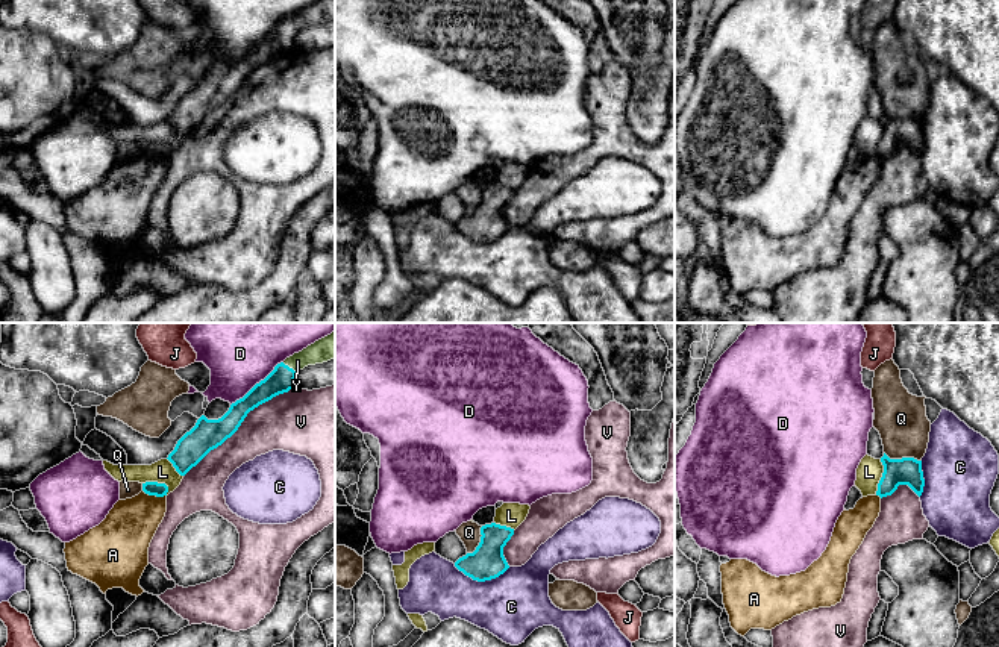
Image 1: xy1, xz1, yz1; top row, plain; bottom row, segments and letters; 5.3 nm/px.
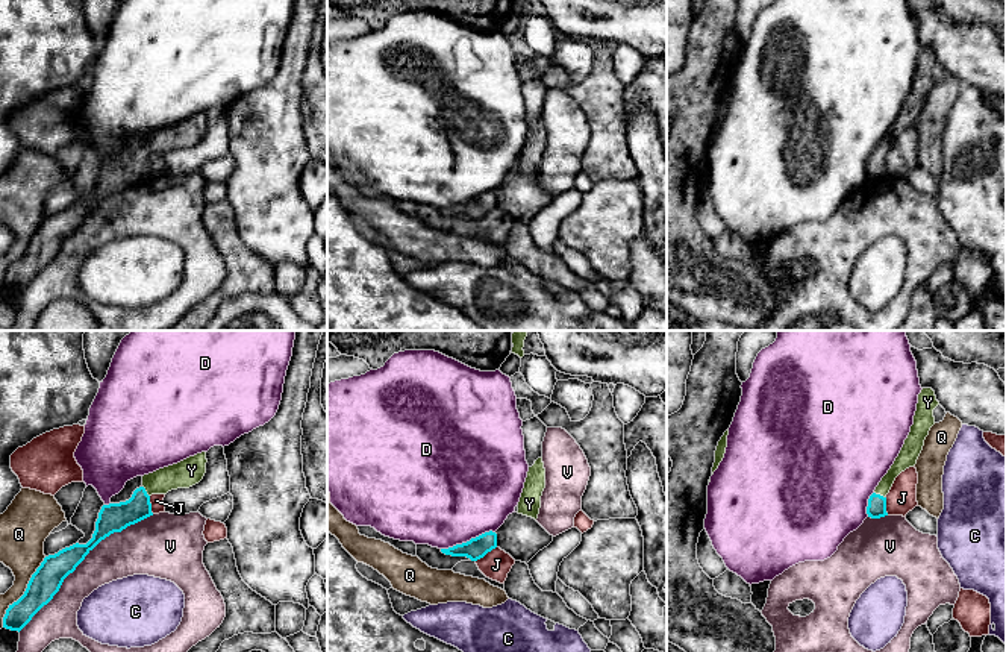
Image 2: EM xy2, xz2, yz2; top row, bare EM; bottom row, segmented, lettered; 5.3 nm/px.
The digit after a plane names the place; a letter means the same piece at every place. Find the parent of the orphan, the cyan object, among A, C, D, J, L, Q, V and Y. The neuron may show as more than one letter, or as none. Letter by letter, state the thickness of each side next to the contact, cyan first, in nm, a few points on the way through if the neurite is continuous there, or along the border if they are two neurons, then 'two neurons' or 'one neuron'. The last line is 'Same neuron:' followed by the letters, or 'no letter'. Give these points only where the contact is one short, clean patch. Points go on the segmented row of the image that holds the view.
A: calibres 80 and 280 nm; border xy1 (143, 490), (152, 496), (165, 496); two neurons
C: calibres 180 and 360 nm; two neurons
D: calibres 140 and 460 nm; two neurons
J: calibres 120 and 160 nm; border xz2 (496, 546), (476, 561); two neurons
L: calibres 140 and 140 nm; border yz1 (881, 459), (883, 476), (875, 493); two neurons
Q: calibres 160 and 240 nm; two neurons
V: calibres 160 and 240 nm; two neurons
Y: calibres 140 and 120 nm; way xy1 (281, 379), (288, 367), (328, 347); one neuron
Same neuron: Y

